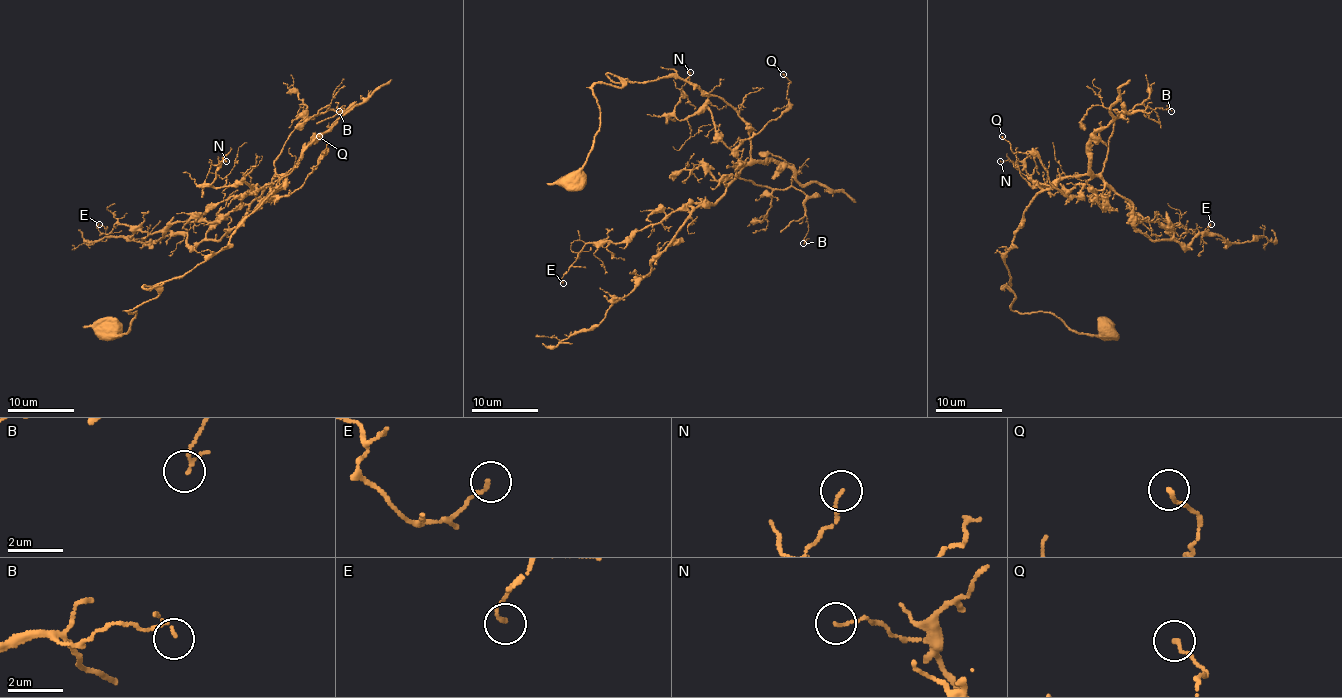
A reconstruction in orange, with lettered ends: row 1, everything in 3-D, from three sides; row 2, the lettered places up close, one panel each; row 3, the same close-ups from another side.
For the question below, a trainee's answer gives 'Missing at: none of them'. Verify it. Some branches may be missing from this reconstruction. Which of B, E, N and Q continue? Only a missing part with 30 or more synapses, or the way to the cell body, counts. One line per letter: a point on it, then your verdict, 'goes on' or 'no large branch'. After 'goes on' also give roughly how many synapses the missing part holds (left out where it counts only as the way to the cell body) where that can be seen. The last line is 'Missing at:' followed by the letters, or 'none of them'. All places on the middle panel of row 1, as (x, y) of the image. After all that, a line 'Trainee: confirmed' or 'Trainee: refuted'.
B: place (803, 243); no large branch
E: place (563, 283); no large branch
N: place (690, 72); no large branch
Q: place (783, 74); no large branch
Missing at: none of them
Trainee: confirmed

